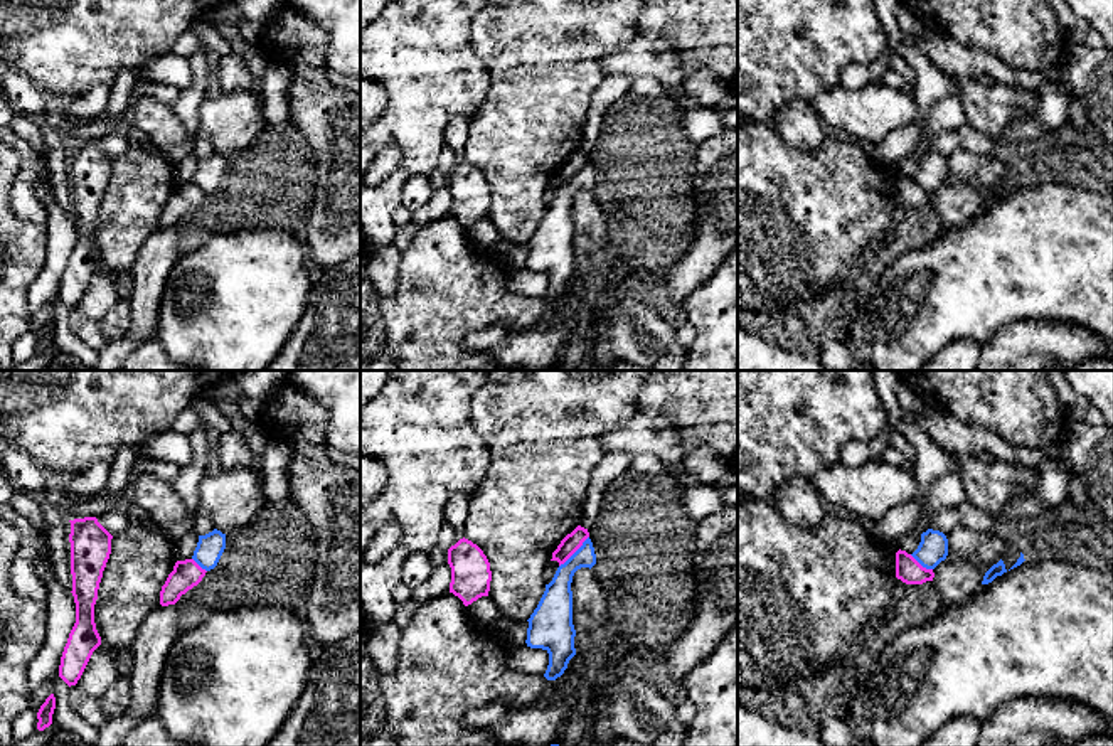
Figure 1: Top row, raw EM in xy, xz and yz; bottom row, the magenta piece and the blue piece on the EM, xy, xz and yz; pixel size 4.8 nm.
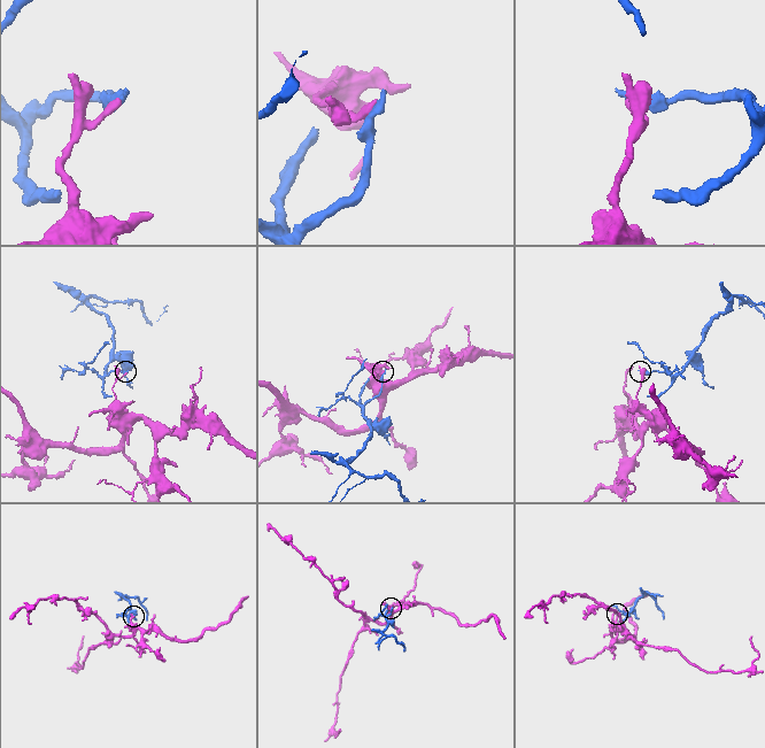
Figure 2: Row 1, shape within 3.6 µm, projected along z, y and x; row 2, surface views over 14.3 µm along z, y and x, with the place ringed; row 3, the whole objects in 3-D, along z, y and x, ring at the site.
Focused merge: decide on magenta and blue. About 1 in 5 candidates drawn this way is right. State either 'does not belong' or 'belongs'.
does not belong

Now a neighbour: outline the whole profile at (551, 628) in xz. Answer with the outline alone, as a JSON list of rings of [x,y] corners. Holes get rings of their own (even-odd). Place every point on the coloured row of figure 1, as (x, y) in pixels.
[[[591,539],[557,567],[552,581],[530,615],[527,628],[527,647],[542,648],[549,653],[549,665],[544,674],[547,680],[556,680],[567,669],[569,660],[576,655],[572,625],[572,576],[581,567],[593,567],[596,554]]]

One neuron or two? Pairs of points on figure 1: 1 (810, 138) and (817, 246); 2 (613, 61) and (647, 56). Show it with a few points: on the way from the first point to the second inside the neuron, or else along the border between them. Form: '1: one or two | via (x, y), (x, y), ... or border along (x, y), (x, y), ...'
1: two | border along (777, 128), (807, 150), (827, 132)
2: one | via (622, 61), (639, 59)

